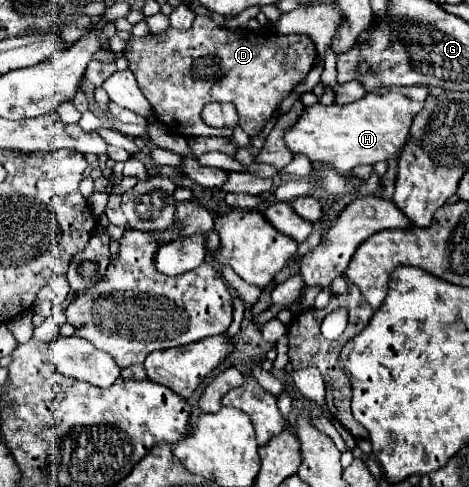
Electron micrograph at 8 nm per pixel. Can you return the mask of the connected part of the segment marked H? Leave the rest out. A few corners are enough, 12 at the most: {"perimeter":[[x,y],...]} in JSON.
{"perimeter":[[427,87],[315,103],[285,131],[293,155],[341,175],[397,157]]}

